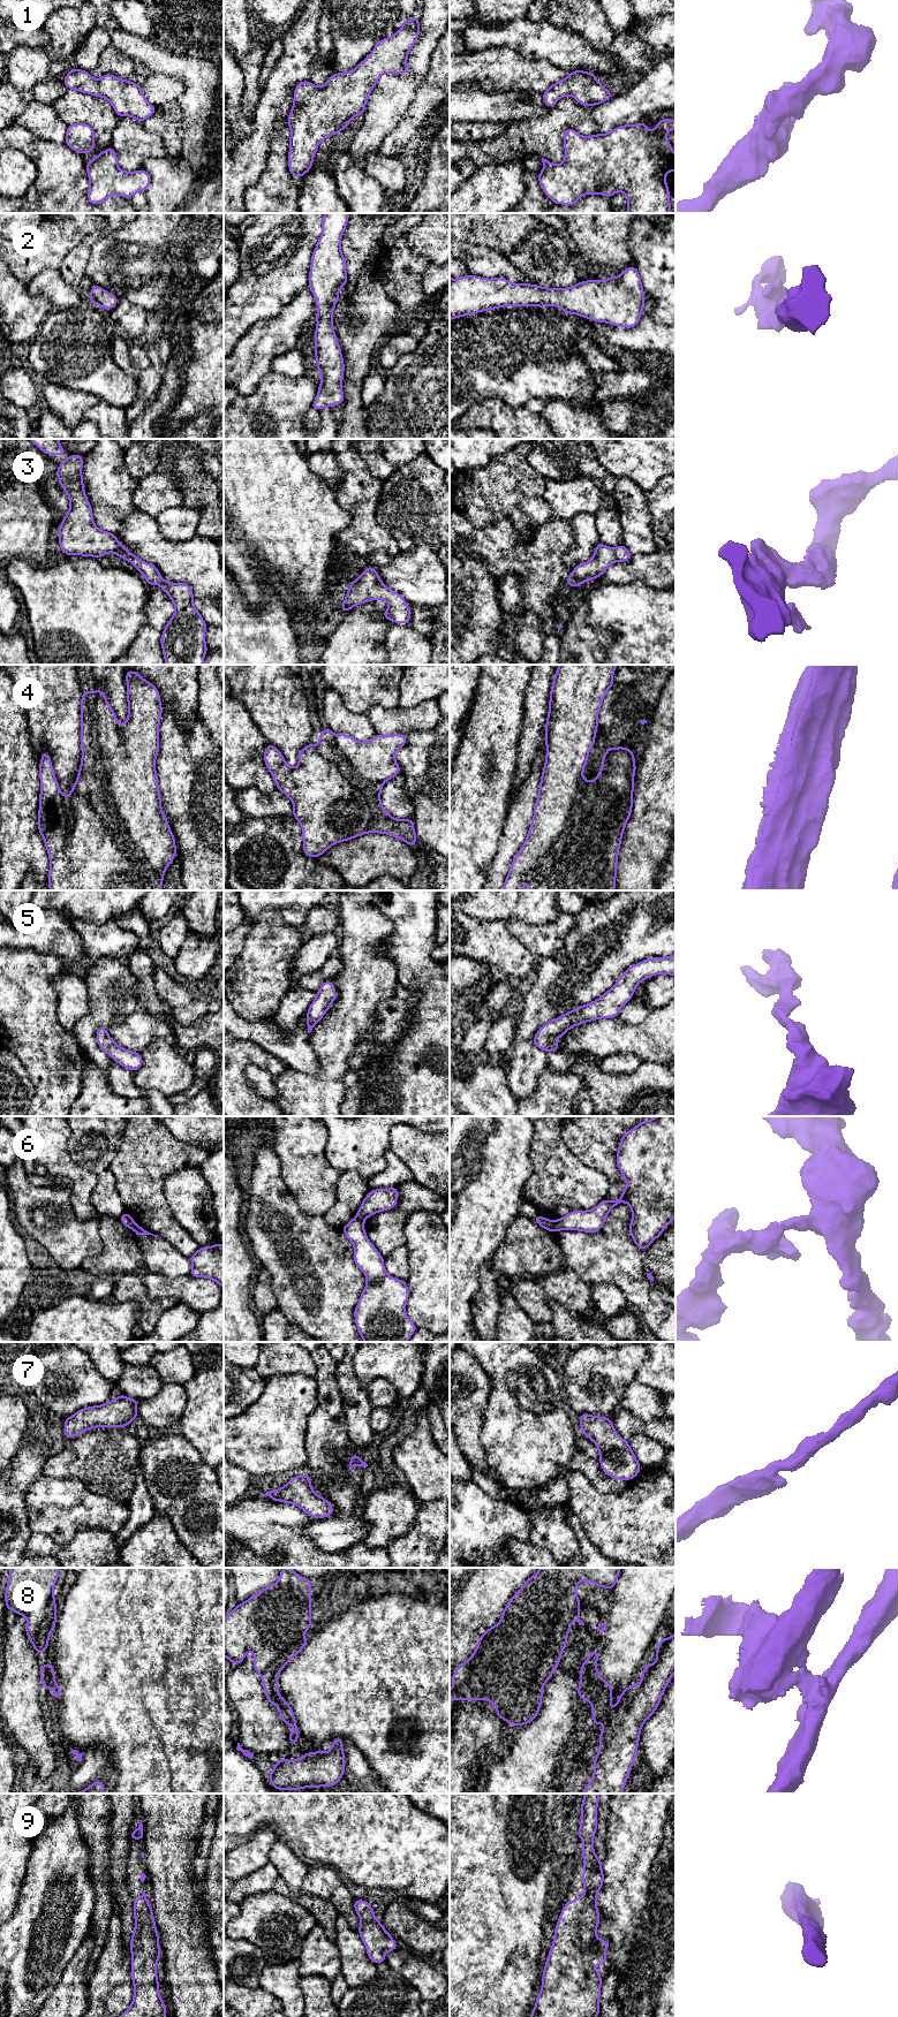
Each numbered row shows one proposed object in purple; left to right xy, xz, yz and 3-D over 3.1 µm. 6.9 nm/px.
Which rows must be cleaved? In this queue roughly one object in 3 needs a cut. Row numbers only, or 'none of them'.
4, 6, 8

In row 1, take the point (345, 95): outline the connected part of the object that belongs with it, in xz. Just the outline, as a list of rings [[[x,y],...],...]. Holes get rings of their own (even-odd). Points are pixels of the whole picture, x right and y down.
[[[418,15],[406,21],[391,37],[378,40],[372,52],[353,70],[331,75],[323,86],[310,81],[300,82],[294,89],[293,107],[287,117],[290,129],[288,170],[301,179],[314,165],[319,143],[348,128],[349,121],[364,114],[365,104],[379,77],[385,74],[403,75],[408,71],[407,58],[420,36]]]

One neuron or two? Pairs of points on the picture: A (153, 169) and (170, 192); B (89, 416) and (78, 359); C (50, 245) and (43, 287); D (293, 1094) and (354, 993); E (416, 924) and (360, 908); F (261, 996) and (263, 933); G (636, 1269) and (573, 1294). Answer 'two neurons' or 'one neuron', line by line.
A: one neuron
B: two neurons
C: two neurons
D: one neuron
E: two neurons
F: one neuron
G: two neurons

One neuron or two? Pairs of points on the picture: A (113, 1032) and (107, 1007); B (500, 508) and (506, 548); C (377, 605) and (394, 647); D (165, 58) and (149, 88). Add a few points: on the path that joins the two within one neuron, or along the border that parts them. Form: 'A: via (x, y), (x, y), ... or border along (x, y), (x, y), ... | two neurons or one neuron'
A: border along (129, 1014), (120, 1023), (107, 1029) | two neurons
B: border along (475, 525), (489, 525), (507, 517), (521, 537) | two neurons
C: border along (393, 623), (386, 634), (386, 652) | two neurons
D: border along (151, 73), (163, 73), (183, 81) | two neurons

